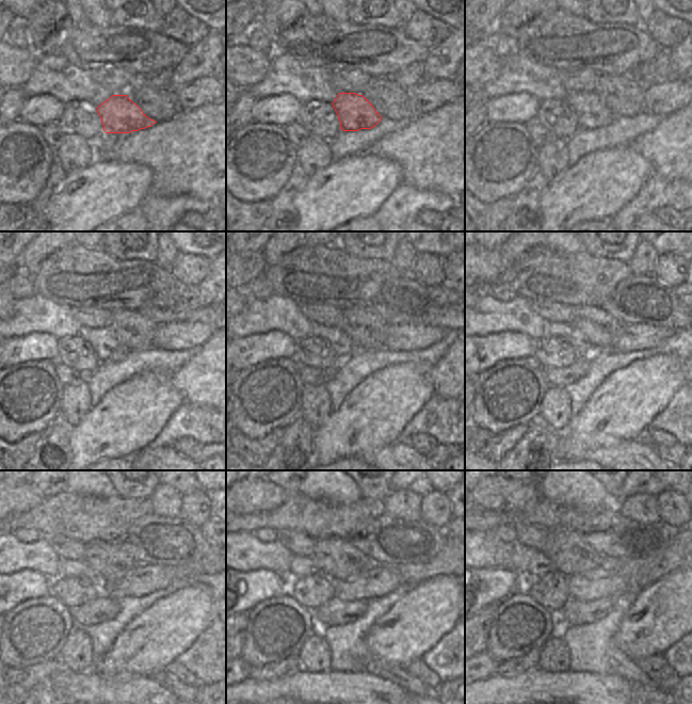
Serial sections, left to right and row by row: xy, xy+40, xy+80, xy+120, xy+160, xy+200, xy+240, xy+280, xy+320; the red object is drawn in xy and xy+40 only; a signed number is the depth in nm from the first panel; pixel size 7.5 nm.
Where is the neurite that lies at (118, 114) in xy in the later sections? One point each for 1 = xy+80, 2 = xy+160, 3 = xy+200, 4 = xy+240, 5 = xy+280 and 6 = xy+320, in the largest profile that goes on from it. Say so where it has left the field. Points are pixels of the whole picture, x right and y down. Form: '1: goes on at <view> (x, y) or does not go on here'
1: goes on at xy+80 (591, 113)
2: goes on at xy+160 (343, 348)
3: goes on at xy+200 (576, 339)
4: goes on at xy+240 (67, 568)
5: goes on at xy+280 (301, 566)
6: goes on at xy+320 (538, 564)

